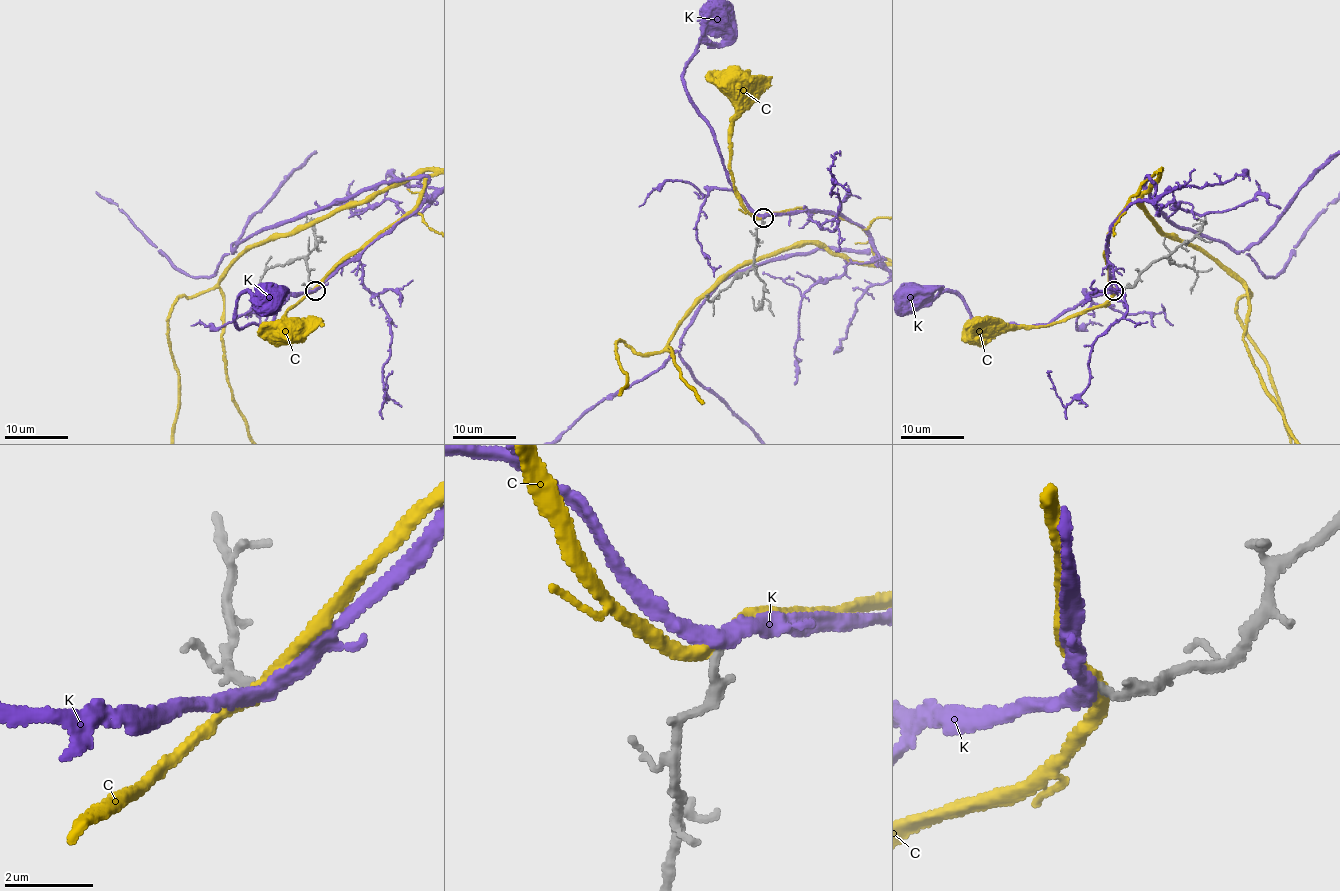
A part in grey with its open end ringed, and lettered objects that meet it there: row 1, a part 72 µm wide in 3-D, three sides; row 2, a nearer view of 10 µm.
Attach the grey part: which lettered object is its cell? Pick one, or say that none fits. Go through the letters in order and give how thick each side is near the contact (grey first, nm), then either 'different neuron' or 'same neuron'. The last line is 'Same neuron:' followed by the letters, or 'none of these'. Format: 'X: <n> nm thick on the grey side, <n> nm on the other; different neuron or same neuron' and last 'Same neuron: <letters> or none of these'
C: 260 nm thick on the grey side, 280 nm on the other; different neuron
K: 260 nm thick on the grey side, 360 nm on the other; same neuron
Same neuron: K

